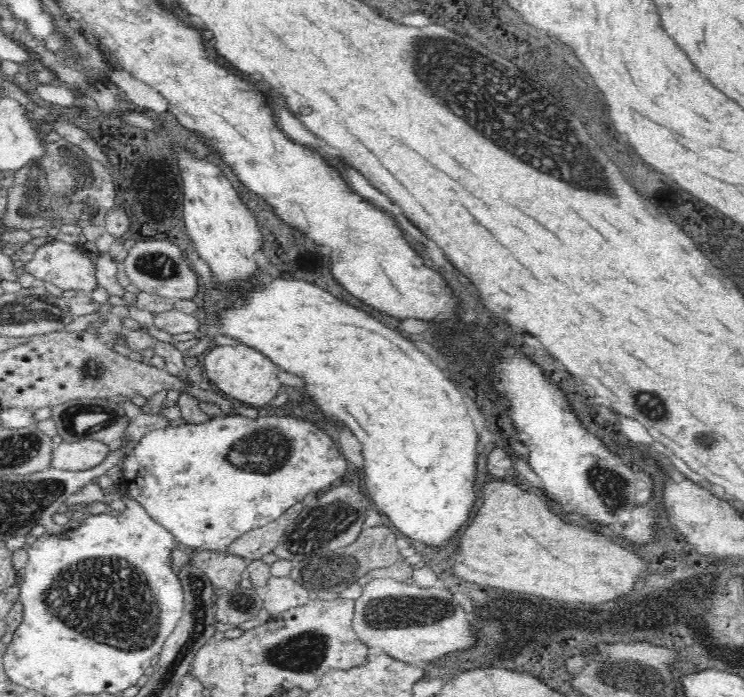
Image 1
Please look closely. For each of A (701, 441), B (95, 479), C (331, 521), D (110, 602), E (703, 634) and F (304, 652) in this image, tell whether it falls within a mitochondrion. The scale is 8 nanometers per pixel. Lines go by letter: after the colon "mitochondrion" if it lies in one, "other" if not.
A: mitochondrion
B: other
C: mitochondrion
D: mitochondrion
E: other
F: mitochondrion

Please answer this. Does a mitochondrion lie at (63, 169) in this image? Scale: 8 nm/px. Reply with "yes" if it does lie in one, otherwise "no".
yes

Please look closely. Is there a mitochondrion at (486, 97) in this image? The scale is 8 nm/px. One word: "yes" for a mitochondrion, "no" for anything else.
yes

